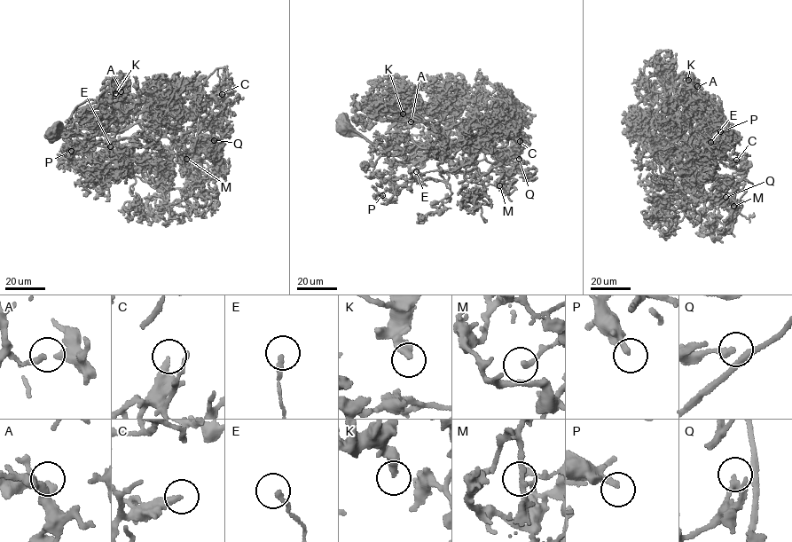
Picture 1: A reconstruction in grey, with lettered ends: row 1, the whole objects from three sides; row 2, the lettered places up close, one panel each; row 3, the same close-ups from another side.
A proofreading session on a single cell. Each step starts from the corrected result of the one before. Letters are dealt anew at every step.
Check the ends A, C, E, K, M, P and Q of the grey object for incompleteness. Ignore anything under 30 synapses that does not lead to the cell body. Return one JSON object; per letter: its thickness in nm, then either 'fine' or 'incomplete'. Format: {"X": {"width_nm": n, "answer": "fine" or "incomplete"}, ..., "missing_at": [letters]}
{"A": {"width_nm": 240, "answer": "fine"}, "C": {"width_nm": 280, "answer": "fine"}, "E": {"width_nm": 180, "answer": "fine"}, "K": {"width_nm": 360, "answer": "fine"}, "M": {"width_nm": 200, "answer": "fine"}, "P": {"width_nm": 240, "answer": "fine"}, "Q": {"width_nm": 160, "answer": "fine"}, "missing_at": []}

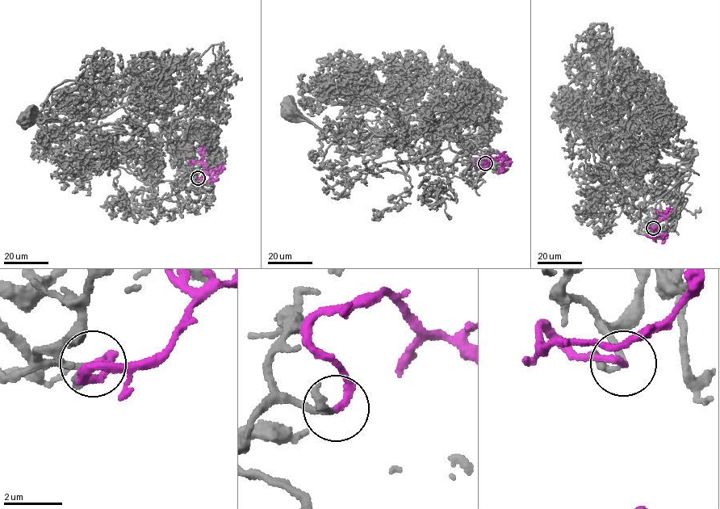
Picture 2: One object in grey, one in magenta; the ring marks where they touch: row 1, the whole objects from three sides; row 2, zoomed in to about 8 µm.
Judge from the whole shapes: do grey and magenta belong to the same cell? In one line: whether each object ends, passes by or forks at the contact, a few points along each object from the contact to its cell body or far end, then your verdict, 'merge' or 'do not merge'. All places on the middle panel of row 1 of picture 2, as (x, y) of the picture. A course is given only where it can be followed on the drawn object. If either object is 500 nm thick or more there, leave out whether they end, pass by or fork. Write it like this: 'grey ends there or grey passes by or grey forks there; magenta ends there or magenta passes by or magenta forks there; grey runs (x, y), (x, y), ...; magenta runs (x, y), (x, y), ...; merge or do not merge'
grey passes by; magenta ends there; grey runs (484, 163), (462, 164), (470, 160), (451, 149), (438, 128), (412, 138), (349, 135), (320, 129), (290, 108); magenta runs (485, 163), (484, 156), (490, 156), (491, 160), (486, 166), (479, 166), (479, 161), (474, 157); merge

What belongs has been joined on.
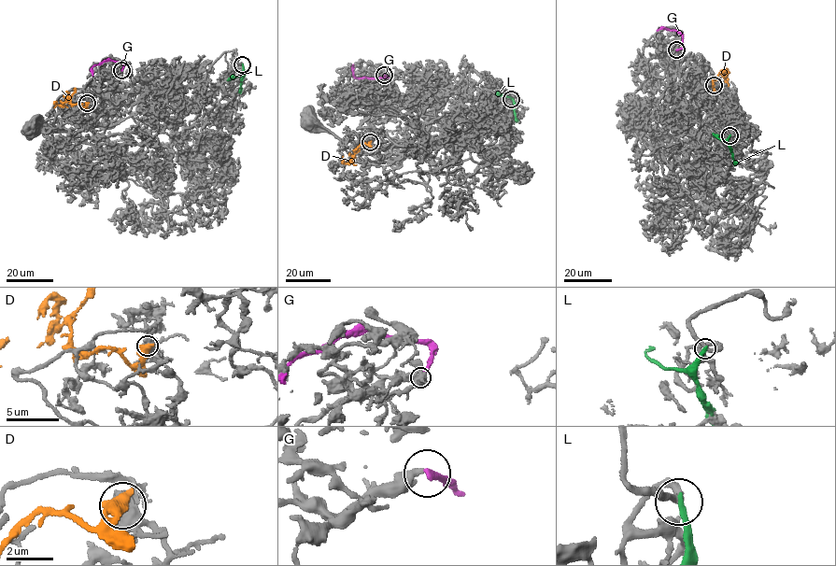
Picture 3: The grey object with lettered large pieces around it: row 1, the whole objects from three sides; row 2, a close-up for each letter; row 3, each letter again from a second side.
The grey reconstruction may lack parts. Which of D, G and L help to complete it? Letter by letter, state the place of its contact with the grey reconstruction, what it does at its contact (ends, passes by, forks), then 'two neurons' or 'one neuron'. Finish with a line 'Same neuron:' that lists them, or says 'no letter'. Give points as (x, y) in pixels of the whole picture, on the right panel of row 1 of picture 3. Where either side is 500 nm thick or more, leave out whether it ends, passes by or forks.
D: meets grey at (714, 85); two neurons
G: meets grey at (676, 49); it ends there; two neurons
L: meets grey at (729, 135); it ends there; two neurons
Same neuron: no letter

